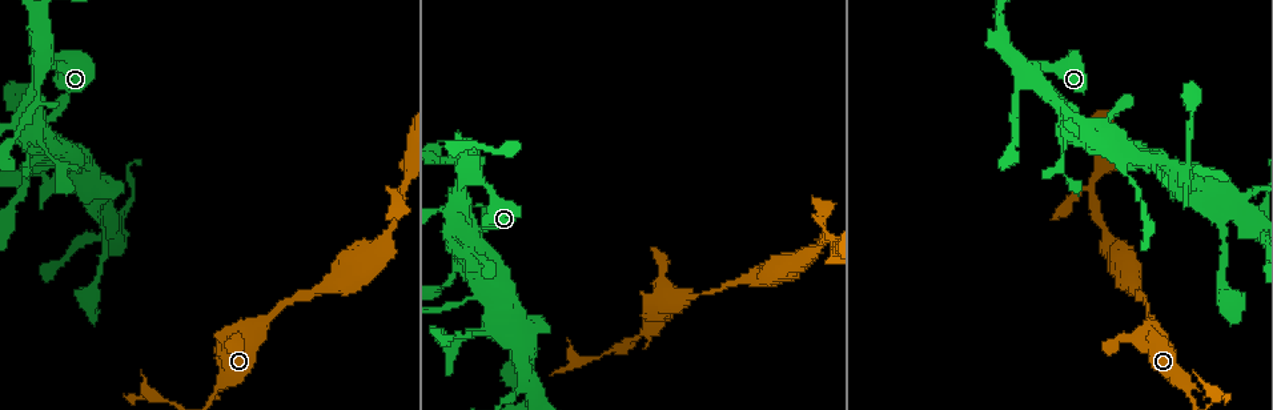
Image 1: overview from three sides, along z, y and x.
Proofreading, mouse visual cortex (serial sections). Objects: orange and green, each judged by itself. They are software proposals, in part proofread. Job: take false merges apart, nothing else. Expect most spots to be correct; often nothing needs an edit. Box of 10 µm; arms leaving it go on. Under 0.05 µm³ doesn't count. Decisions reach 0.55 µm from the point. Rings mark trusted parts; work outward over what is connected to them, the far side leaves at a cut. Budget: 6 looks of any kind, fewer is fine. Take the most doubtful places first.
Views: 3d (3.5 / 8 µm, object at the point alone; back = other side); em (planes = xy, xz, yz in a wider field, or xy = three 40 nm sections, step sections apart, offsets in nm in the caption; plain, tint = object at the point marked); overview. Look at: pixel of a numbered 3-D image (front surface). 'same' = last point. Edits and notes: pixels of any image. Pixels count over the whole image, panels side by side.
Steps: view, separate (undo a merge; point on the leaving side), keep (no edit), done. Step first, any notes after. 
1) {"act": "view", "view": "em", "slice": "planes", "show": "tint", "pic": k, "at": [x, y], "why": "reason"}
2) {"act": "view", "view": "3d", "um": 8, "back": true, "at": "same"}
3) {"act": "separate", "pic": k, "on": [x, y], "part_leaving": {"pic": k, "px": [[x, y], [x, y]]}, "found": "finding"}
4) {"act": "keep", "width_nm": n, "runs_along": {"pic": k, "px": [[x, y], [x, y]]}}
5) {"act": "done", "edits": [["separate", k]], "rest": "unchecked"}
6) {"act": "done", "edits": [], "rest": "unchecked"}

{"act": "view", "view": "3d", "um": 3.5, "pic": 1, "at": [472, 172], "why": "calibre changes"}

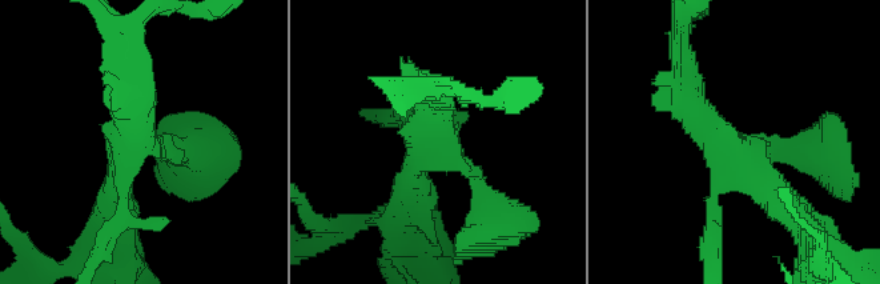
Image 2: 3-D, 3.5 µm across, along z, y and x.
{"act": "view", "view": "em", "slice": "xy", "step": 2, "show": "tint", "pic": 2, "at": [441, 146], "arms": 4, "arm_widths_nm": [150, 300, 300, 400], "why": "need the tissue"}

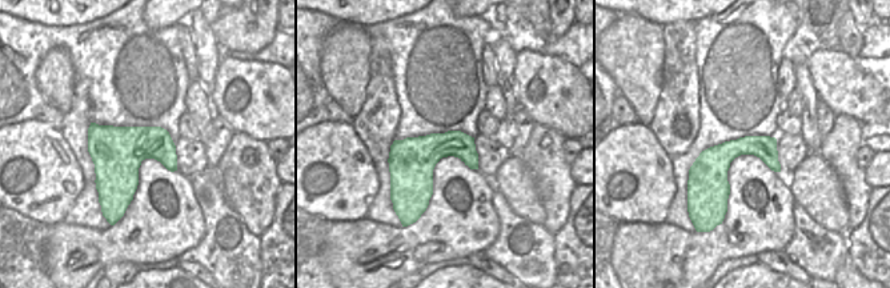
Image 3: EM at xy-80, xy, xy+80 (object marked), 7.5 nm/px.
{"act": "keep", "runs_along": {"pic": 2, "px": [[191, 150], [133, 142], [116, 195]]}, "found": "all the same cell"}

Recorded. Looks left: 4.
{"act": "view", "view": "em", "slice": "planes", "show": "tint", "pic": 1, "at": [215, 391], "why": "sharp bend"}

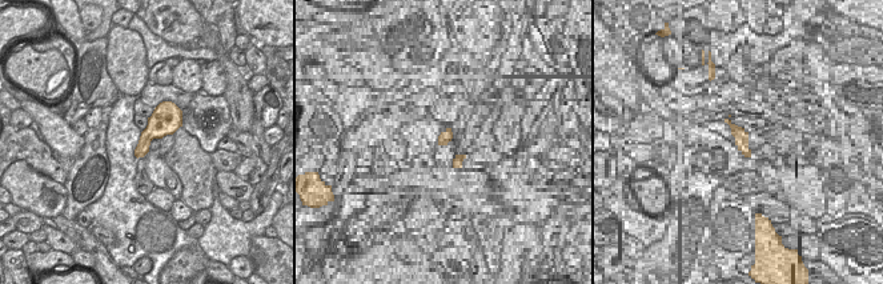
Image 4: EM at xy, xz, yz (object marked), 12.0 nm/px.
{"act": "view", "view": "3d", "um": 3.5, "at": "same", "why": "see where the arms go"}

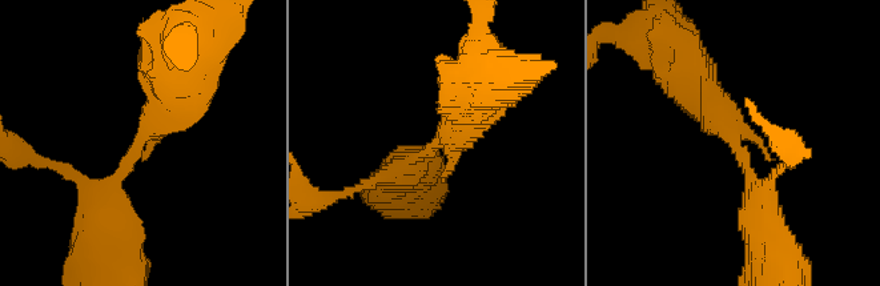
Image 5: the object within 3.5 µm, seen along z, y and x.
{"act": "keep", "found": "continuous, no second cell"}

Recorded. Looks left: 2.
{"act": "view", "view": "3d", "um": 3.5, "pic": 1, "at": [1122, 157], "why": "thin arm on a thick one"}

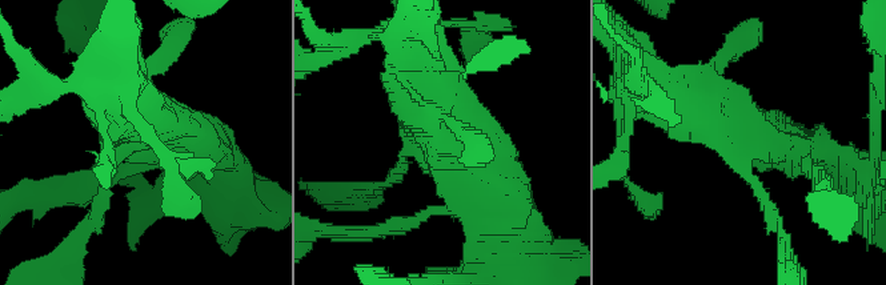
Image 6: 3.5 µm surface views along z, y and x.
{"act": "view", "view": "em", "slice": "xy", "step": 3, "show": "tint", "pic": 6, "at": [744, 143], "why": "shape alone is not enough"}

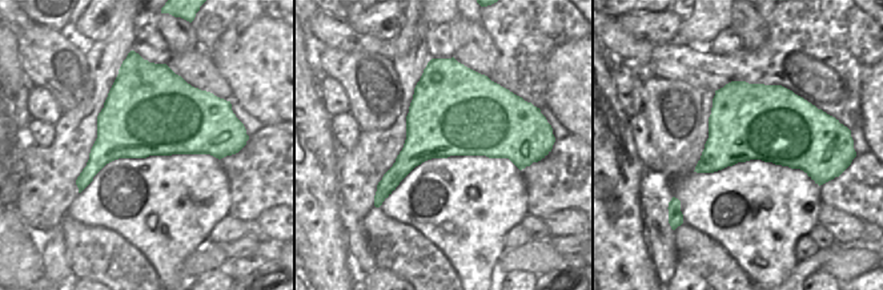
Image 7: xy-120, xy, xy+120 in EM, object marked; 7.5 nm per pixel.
{"act": "keep", "runs_along": {"pic": 6, "px": [[419, 63], [442, 132], [500, 196]]}, "found": "continuous, no second cell"}

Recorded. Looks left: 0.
{"act": "done", "edits": [], "rest": "unchecked"}

